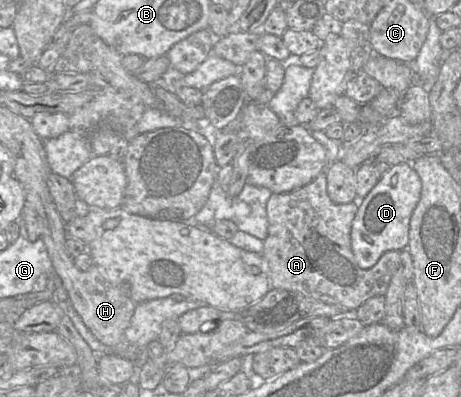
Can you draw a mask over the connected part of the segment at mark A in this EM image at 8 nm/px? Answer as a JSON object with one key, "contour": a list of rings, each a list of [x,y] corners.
{"contour":[[[325,172],[320,173],[313,181],[301,188],[271,194],[266,204],[268,235],[264,240],[261,255],[267,262],[273,289],[297,292],[353,312],[369,298],[385,296],[393,274],[400,267],[400,251],[385,252],[369,269],[358,266],[351,248],[351,226],[359,208],[358,200],[347,204],[334,203],[327,193]]]}

